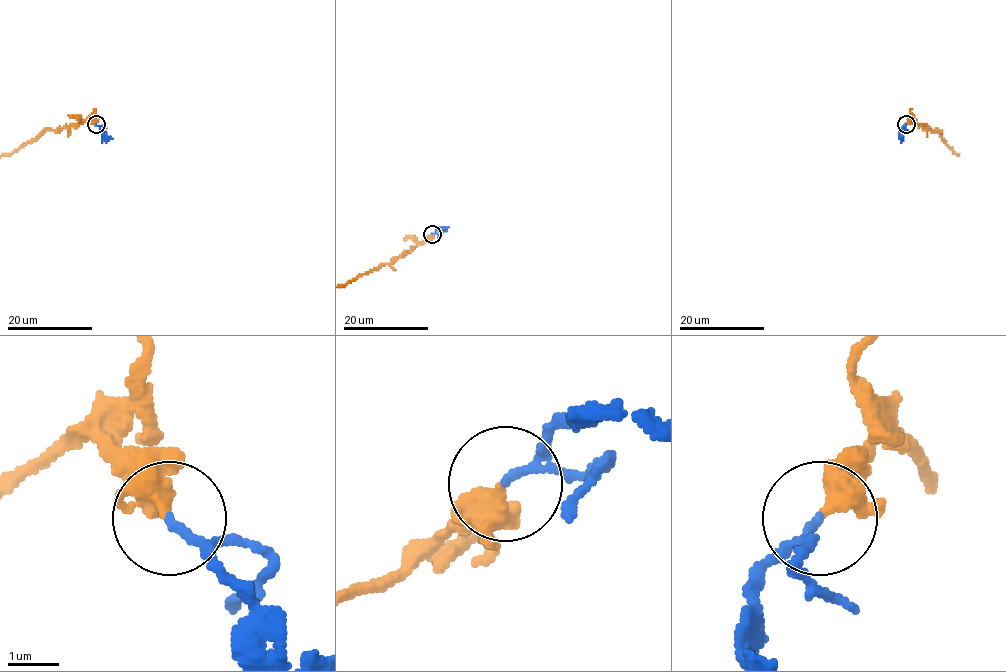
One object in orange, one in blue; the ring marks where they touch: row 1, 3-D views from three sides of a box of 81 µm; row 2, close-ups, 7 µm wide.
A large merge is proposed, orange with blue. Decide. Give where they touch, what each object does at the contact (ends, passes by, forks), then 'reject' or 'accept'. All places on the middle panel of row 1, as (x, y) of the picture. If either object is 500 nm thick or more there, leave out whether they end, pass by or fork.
(432, 234) | orange forks | blue passes by | accept

